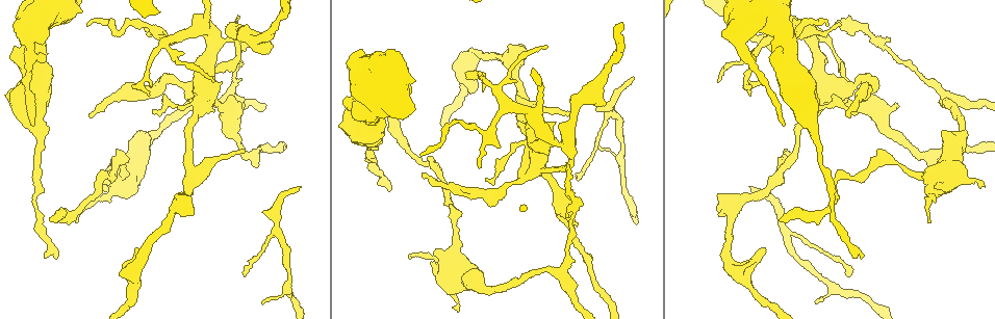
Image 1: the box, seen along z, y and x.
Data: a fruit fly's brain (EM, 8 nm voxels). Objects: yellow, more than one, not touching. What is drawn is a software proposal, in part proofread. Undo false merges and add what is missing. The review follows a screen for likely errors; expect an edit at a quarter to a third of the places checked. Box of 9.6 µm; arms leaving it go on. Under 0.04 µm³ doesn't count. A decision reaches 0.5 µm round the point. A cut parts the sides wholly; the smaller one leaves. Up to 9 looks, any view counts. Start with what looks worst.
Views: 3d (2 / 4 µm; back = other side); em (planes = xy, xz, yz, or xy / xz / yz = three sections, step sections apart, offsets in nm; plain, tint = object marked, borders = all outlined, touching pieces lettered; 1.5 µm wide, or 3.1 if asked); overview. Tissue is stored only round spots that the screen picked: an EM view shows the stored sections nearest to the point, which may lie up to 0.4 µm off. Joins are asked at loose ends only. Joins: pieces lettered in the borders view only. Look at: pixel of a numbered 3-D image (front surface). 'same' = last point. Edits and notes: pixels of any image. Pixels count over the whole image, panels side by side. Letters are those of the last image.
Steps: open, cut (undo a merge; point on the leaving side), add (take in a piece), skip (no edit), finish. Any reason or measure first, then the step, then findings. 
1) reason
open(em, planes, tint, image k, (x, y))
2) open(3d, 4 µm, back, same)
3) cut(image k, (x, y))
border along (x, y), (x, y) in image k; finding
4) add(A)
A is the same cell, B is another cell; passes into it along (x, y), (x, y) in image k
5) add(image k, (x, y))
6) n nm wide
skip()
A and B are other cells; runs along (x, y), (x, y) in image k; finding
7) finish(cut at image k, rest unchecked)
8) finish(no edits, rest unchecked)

long arm stops here
open(em, planes, borders, image 1, (784, 124))

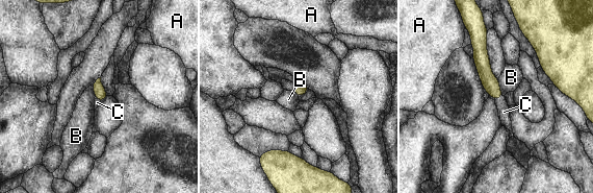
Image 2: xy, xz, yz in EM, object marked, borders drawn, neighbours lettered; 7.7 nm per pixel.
B touches over 140 nm
add(C)
C is the same cell, A and B are other cells; passes into it along (491, 85), (498, 97), (504, 112) in image 2; it goes on there

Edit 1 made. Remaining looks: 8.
branch stops here
open(3d, 2 µm, image 1, (786, 149))

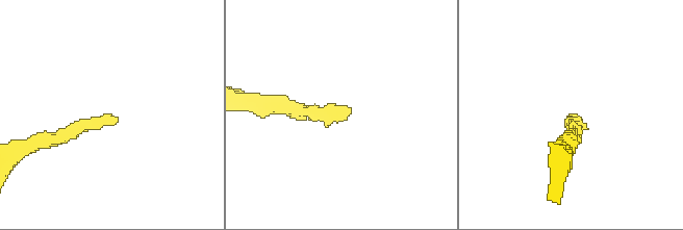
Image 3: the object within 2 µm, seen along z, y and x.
open(em, xy, step 8, tint, image 3, (567, 116))

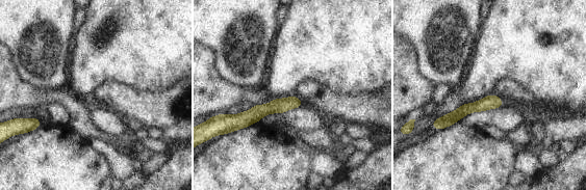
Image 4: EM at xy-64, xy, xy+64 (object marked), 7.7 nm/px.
see the neighbours
open(em, xy, step 8, borders, same)

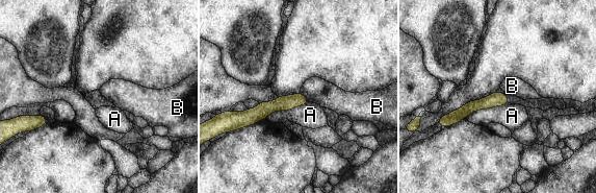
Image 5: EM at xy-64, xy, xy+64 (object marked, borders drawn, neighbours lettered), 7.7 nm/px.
skip()
A and B are other cells; runs along (305, 100), (240, 116) in image 5; no lettered piece goes on from it

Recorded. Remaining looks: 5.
free end
open(3d, 4 µm, back, image 1, (345, 100))

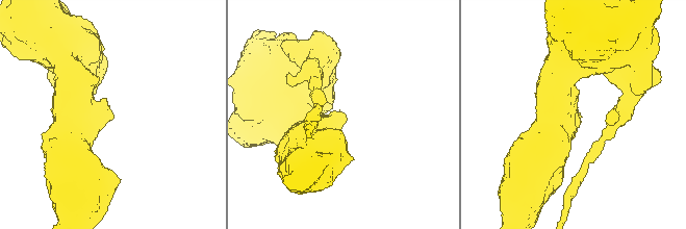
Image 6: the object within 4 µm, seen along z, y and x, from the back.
need the tissue
open(em, planes, tint, image 6, (107, 121))

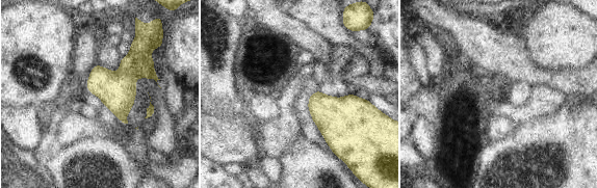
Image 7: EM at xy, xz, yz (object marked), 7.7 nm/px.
open(em, planes, borders, same)

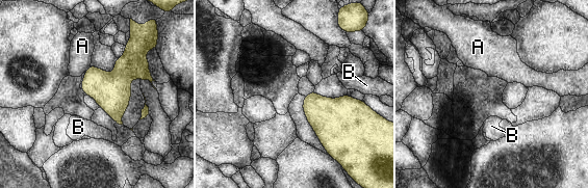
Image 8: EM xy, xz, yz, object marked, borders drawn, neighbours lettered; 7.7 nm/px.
skip()
A and B are other cells; border along (90, 64), (86, 71) in image 8; none of them fits

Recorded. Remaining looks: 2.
a narrow waist
open(em, planes, borders, image 1, (857, 82))

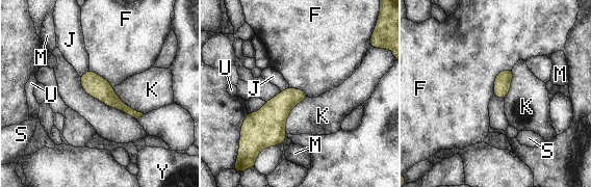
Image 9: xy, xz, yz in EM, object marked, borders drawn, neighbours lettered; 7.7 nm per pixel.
skip()
F, J, K, M, S, U and Y are other cells; border along (307, 97), (289, 112), (286, 133) in image 9; one neuron here

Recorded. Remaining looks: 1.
finish(add at image 2, rest unchecked)

